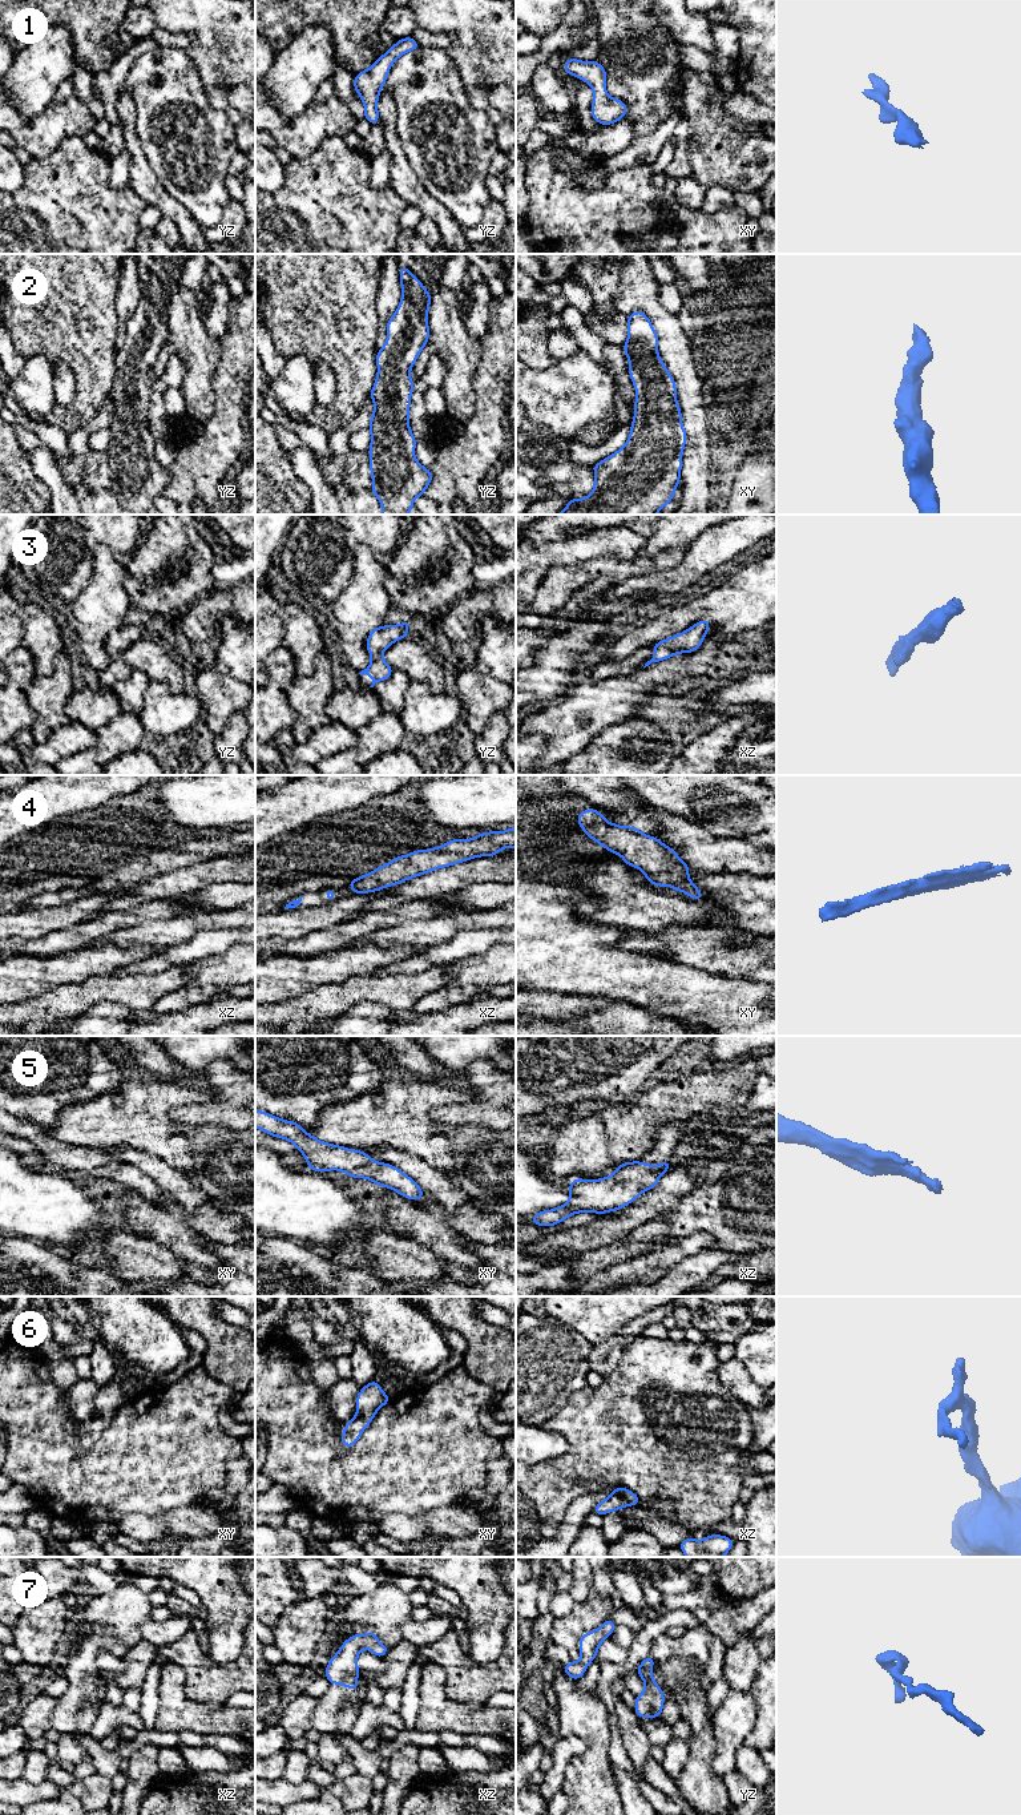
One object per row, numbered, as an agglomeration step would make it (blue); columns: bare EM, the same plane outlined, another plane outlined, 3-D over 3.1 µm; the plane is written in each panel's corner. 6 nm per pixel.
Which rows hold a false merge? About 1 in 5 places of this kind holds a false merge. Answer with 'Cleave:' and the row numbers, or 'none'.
Cleave: none

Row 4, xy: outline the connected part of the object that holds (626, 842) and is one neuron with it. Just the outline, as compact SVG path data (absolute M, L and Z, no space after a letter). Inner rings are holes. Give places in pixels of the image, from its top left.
M593 807L578 812L577 822L590 839L620 855L627 866L641 870L645 880L655 887L670 886L690 899L703 900L702 892L687 876L691 868L657 836L647 836L637 827L609 823Z

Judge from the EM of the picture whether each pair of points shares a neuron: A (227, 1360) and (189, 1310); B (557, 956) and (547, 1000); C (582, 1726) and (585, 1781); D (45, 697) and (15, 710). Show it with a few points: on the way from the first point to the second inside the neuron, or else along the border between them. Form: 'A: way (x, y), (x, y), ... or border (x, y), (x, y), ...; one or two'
A: way (227, 1347), (202, 1322); one
B: border (529, 991), (556, 991), (580, 996); two
C: way (593, 1739), (593, 1767); one
D: border (25, 688), (25, 698), (35, 713), (31, 726); two

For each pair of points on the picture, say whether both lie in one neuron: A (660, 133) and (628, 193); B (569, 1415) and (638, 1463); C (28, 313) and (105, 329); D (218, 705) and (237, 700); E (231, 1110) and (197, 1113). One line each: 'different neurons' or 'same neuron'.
A: different neurons
B: same neuron
C: same neuron
D: same neuron
E: same neuron

